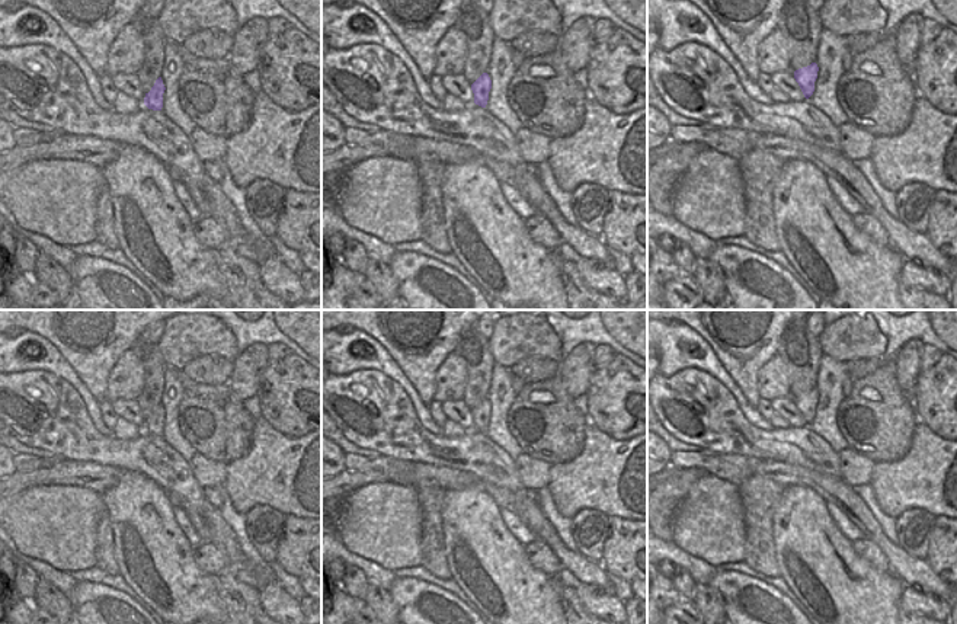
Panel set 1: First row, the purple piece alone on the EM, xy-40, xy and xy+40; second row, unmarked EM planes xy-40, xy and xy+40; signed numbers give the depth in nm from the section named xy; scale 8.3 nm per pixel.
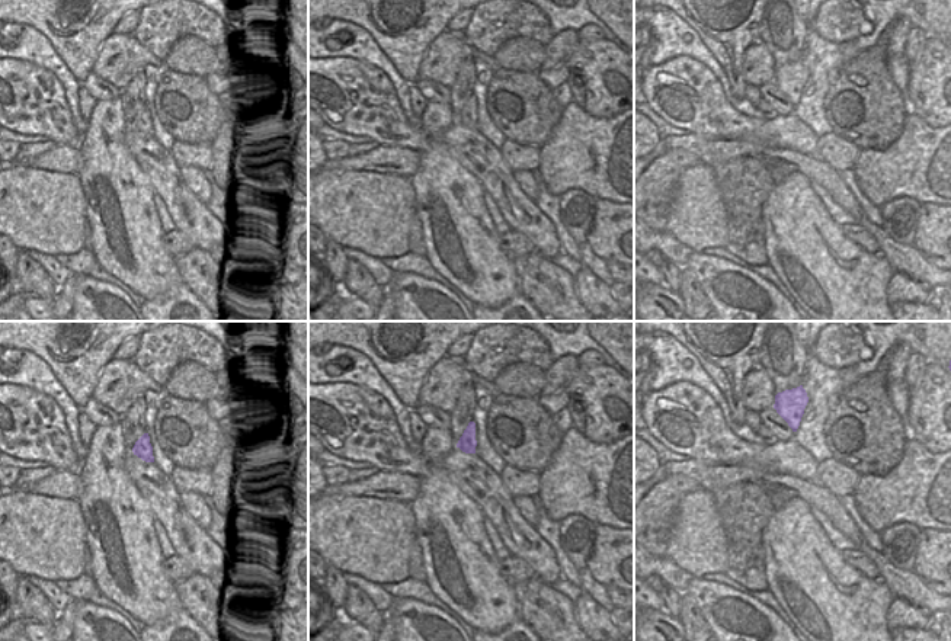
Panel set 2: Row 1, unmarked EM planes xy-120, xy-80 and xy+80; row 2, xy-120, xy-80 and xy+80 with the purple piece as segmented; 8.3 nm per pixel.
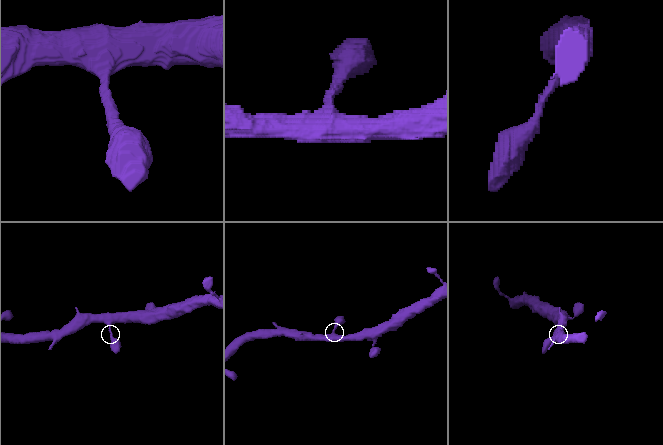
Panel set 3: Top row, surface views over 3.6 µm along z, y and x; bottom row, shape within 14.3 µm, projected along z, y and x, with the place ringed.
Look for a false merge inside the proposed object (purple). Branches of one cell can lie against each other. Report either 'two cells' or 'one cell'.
one cell

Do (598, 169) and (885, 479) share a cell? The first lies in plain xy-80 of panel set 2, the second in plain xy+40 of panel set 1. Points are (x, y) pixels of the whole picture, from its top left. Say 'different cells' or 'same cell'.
same cell

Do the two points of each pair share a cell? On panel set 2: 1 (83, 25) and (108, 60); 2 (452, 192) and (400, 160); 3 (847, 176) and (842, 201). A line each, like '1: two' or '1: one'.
1: two
2: two
3: two

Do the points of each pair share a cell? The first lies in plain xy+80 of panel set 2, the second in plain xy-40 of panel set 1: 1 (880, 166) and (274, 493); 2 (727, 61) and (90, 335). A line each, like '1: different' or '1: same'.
1: same
2: same

